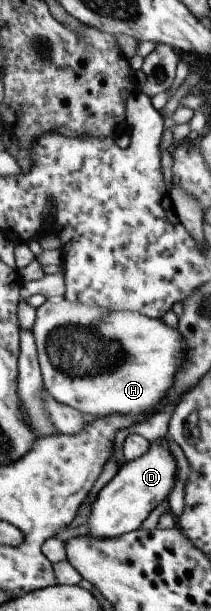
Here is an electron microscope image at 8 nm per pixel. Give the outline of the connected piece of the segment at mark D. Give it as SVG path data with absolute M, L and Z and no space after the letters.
M170 433L151 442L149 452L131 462L125 462L118 475L103 487L92 503L88 529L91 536L113 538L136 531L150 517L150 513L168 499L177 482L178 464L166 442Z

